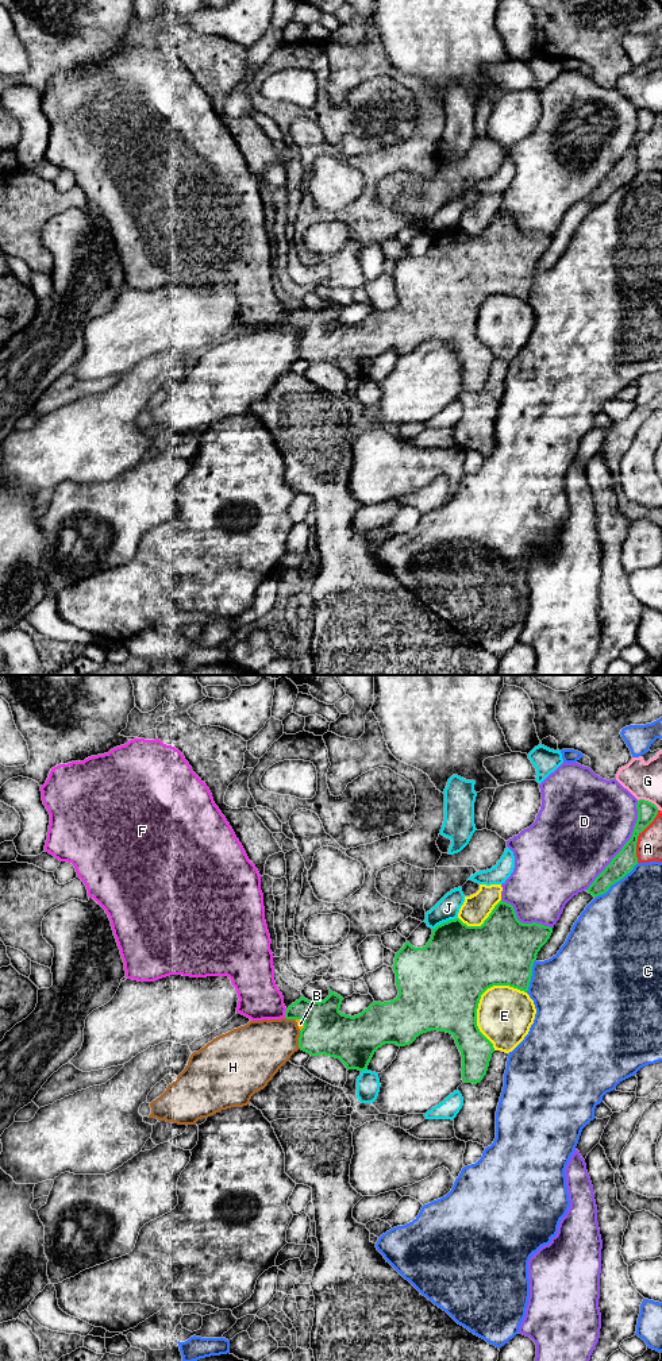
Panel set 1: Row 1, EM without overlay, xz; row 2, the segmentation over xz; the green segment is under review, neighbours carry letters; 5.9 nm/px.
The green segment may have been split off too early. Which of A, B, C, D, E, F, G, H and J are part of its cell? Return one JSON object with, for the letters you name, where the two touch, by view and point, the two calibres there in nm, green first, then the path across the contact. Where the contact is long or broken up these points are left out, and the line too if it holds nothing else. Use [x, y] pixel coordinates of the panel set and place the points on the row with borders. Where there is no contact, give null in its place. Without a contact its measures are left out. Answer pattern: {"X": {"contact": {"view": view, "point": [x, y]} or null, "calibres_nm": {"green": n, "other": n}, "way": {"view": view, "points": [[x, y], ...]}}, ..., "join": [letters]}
{"join": []}

